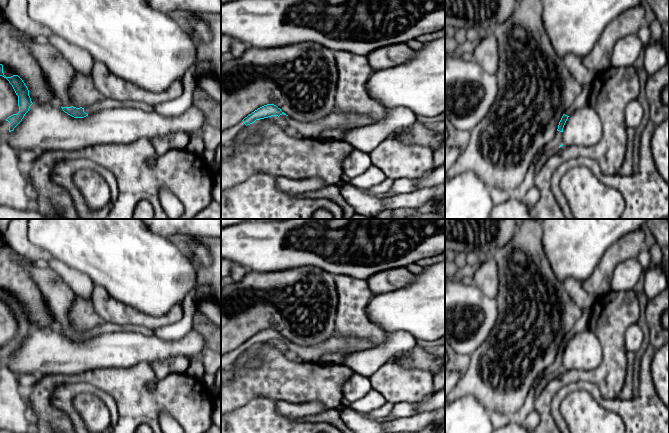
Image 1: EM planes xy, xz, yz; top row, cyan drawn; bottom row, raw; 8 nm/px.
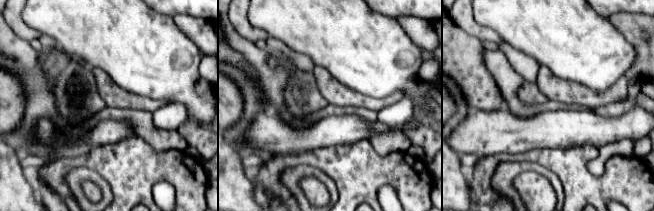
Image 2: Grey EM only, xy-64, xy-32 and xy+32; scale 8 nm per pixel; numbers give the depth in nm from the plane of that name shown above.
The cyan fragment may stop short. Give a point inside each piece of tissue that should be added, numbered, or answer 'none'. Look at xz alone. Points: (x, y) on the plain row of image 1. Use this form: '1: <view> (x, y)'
1: xz (337, 342)

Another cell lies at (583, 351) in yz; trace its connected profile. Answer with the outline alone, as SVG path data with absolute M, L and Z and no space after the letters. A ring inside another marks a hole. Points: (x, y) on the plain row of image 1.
M589 329L574 335L562 356L563 370L594 370L599 367L604 353L599 338Z

